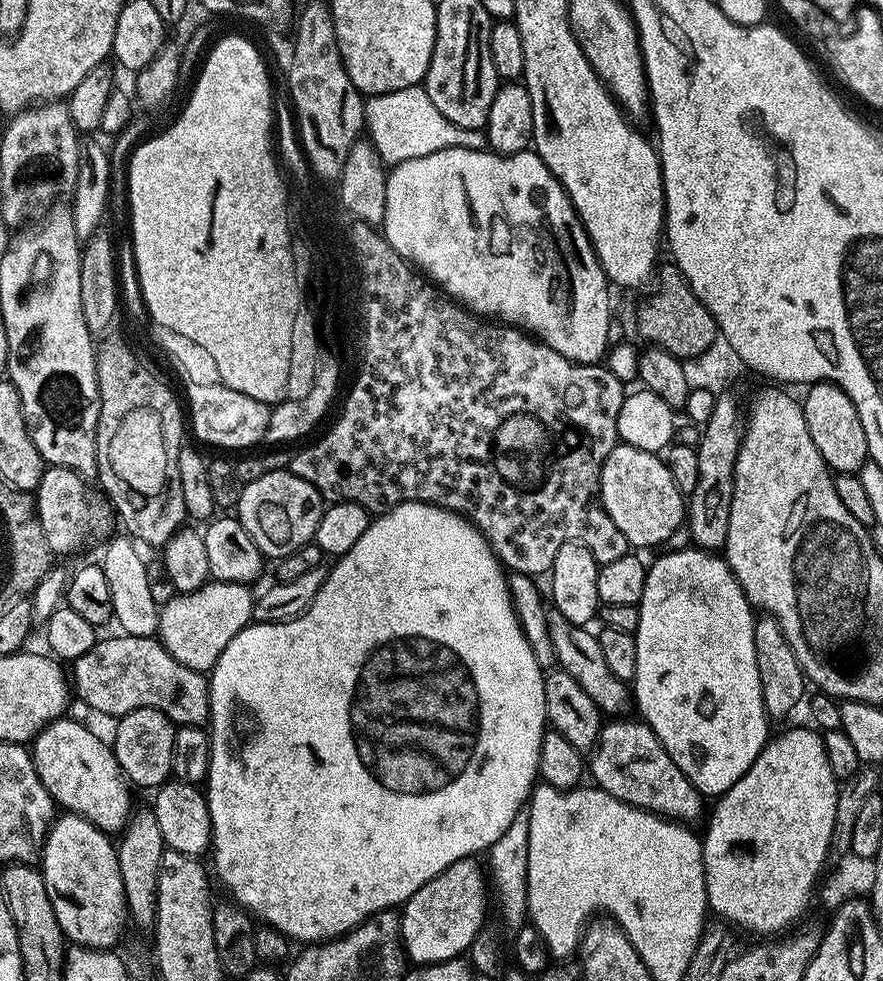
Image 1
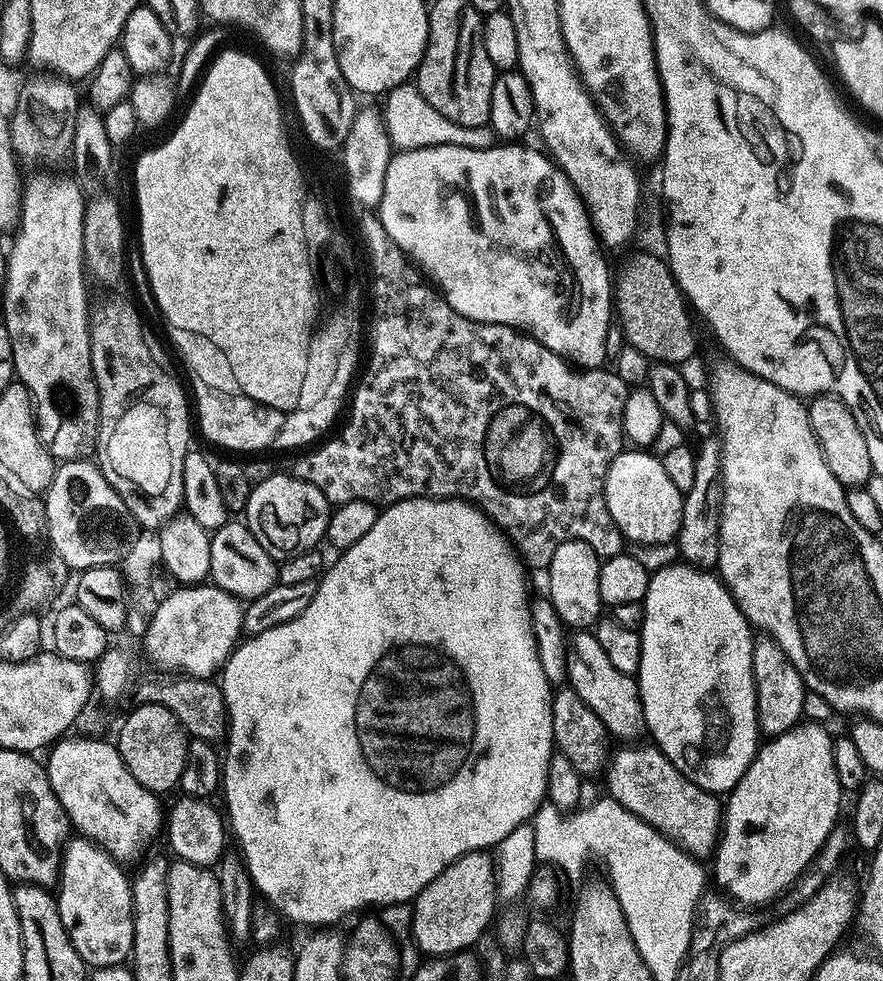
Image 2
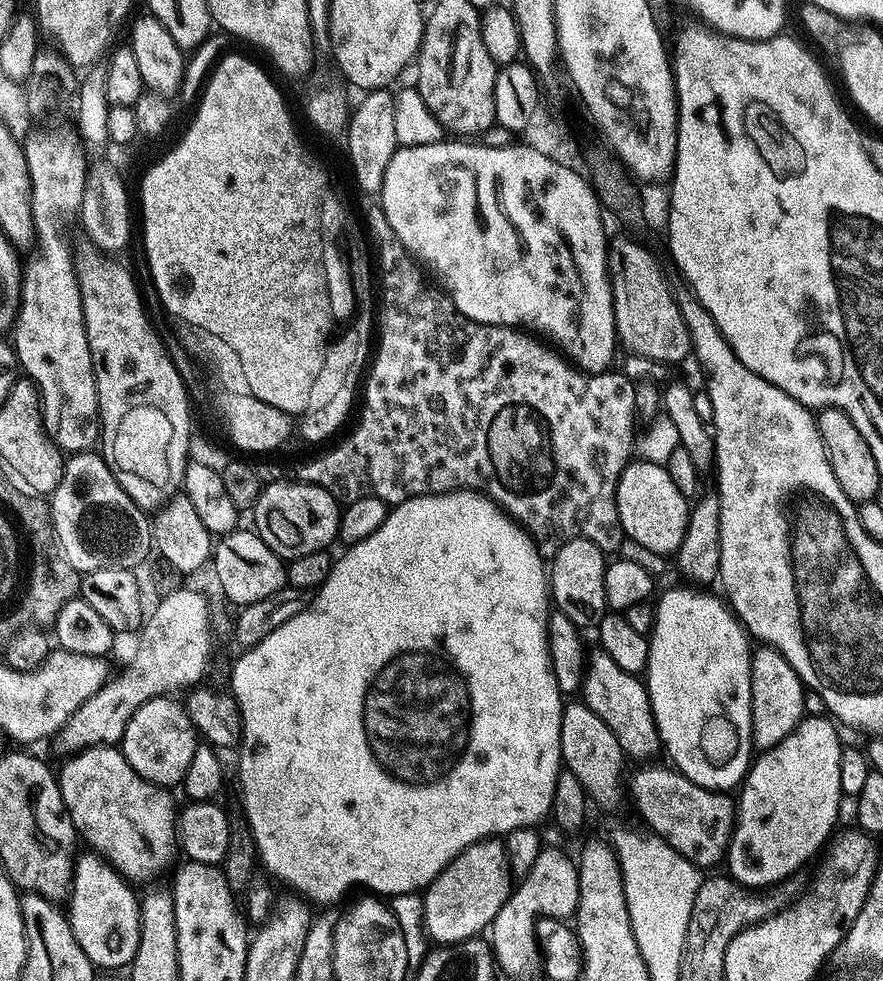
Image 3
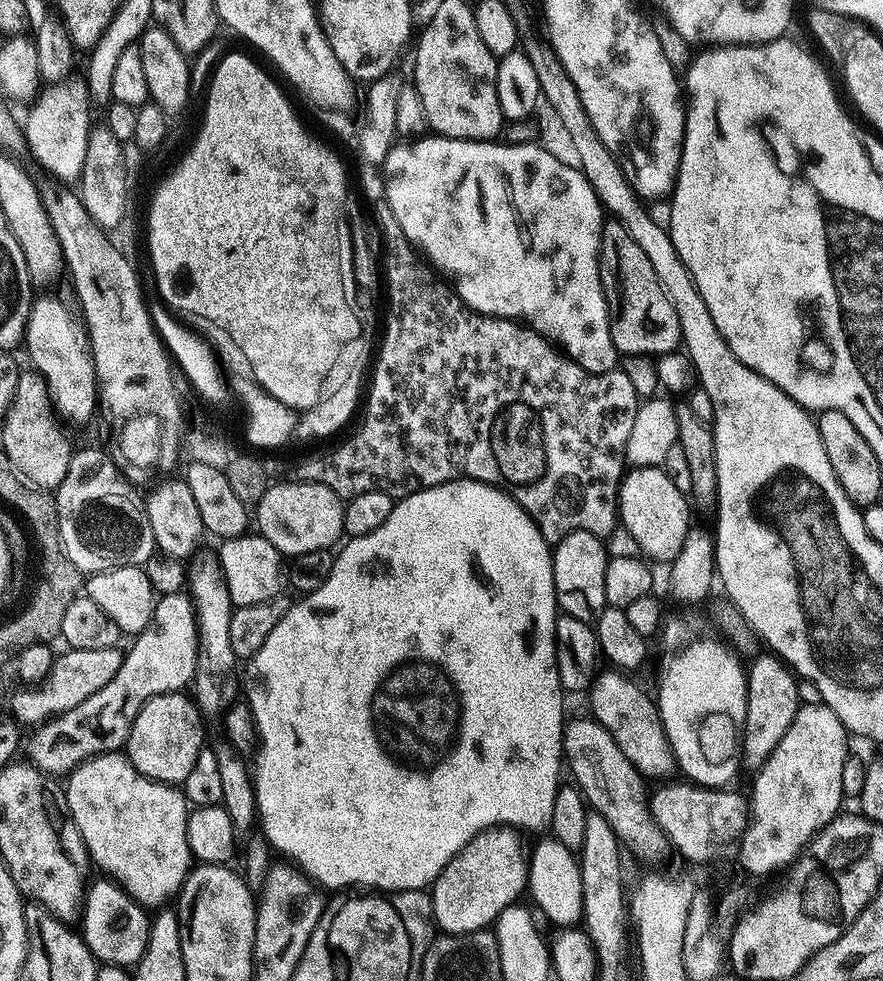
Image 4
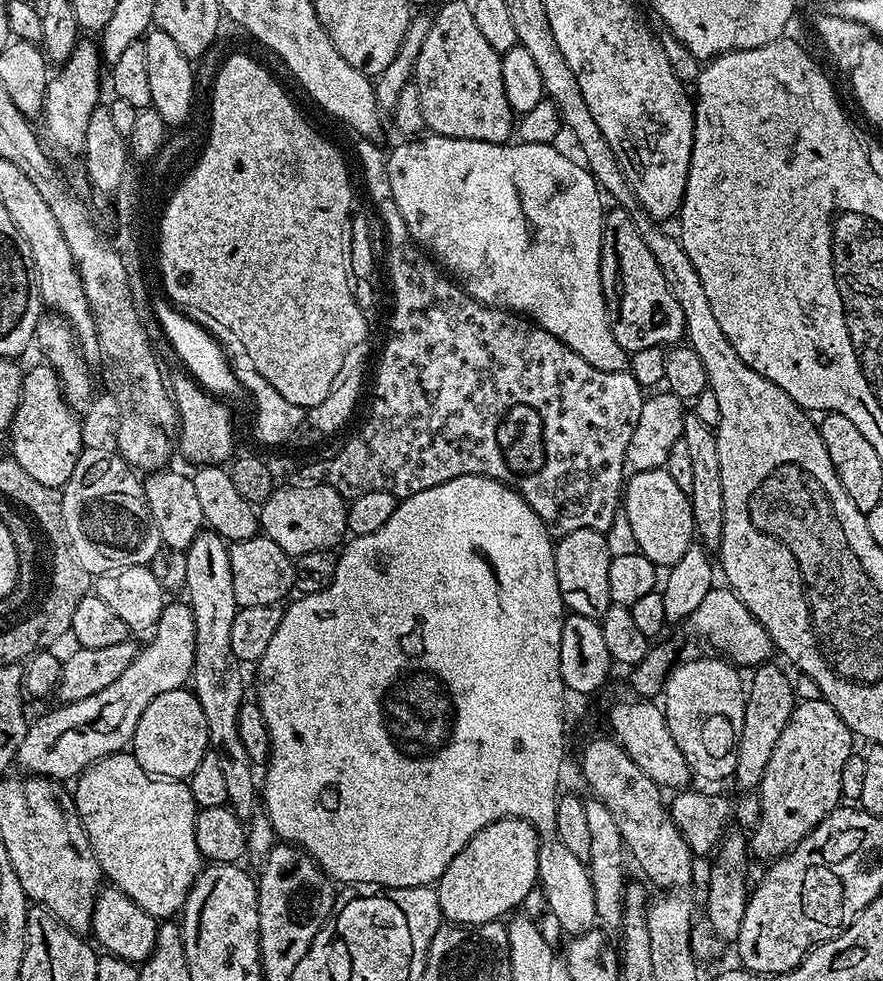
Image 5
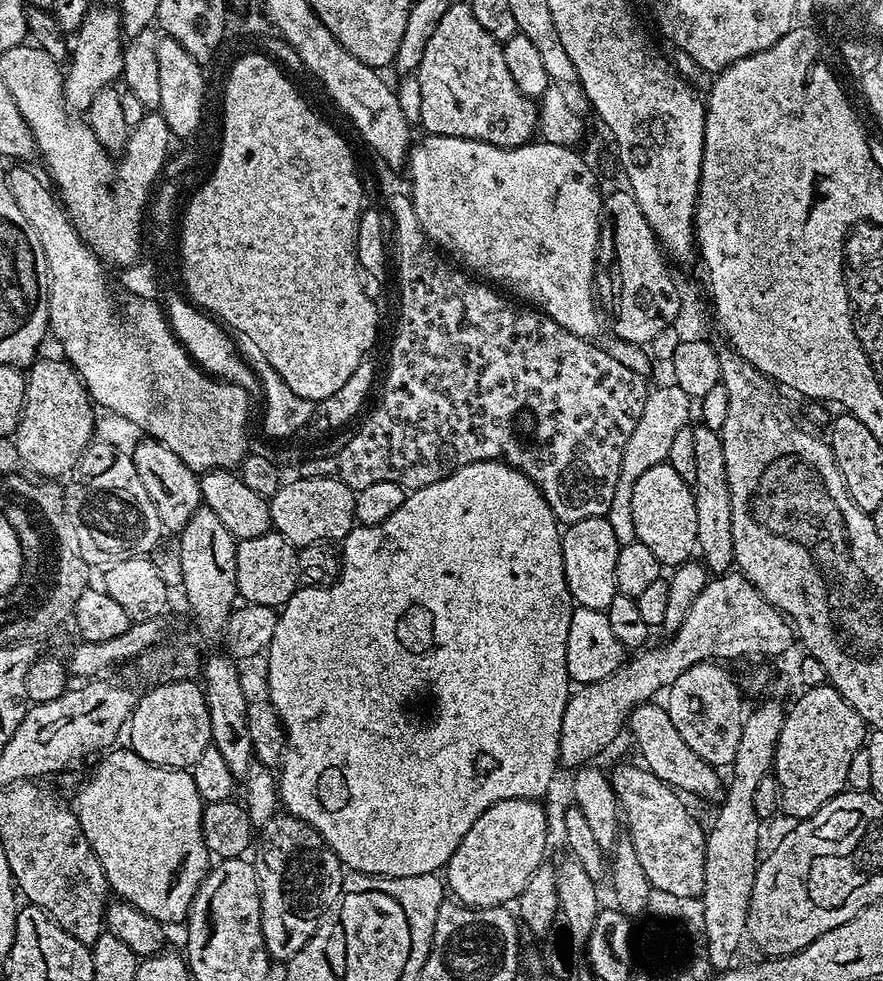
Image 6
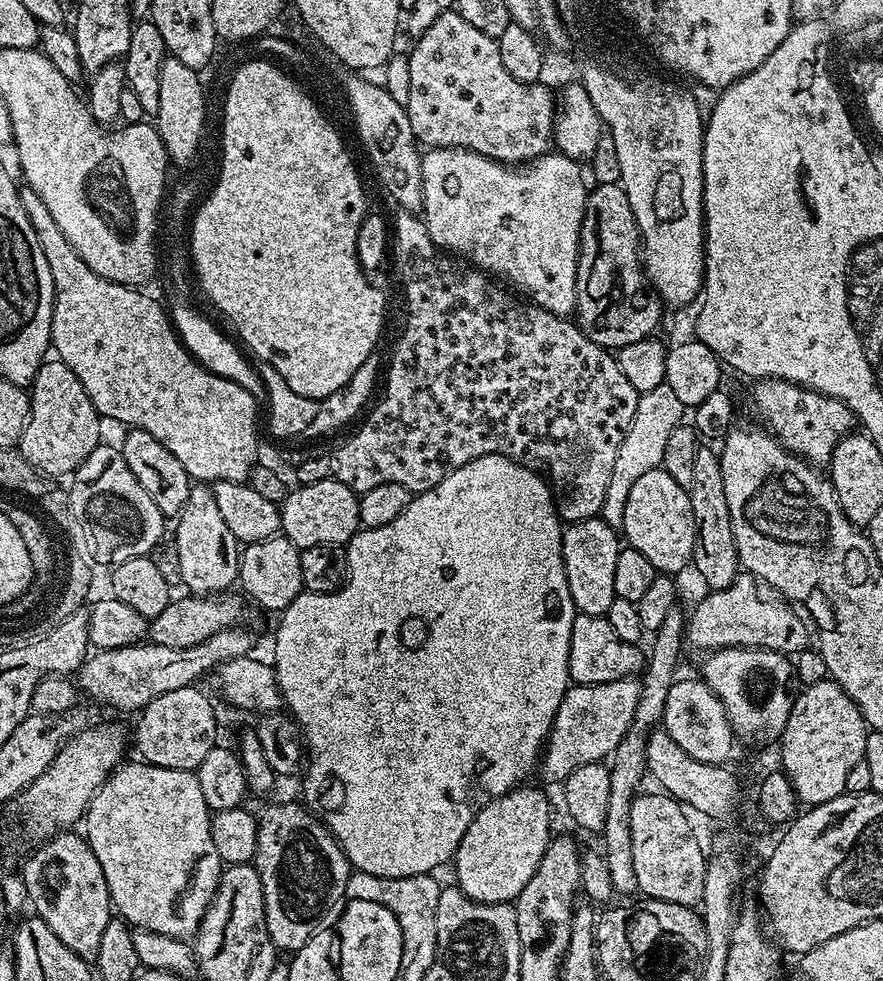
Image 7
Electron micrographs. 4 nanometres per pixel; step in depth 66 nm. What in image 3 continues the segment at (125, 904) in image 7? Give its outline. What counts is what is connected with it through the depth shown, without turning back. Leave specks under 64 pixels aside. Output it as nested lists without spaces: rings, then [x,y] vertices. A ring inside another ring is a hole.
[[[97,746],[95,748],[85,748],[72,754],[72,757],[65,762],[61,768],[58,768],[58,779],[60,782],[60,793],[64,799],[64,809],[70,814],[72,824],[76,827],[79,839],[89,844],[93,853],[99,854],[103,859],[107,860],[121,876],[129,881],[146,880],[162,868],[166,867],[172,860],[172,855],[177,855],[178,841],[176,838],[176,821],[178,819],[177,805],[172,805],[173,793],[166,788],[160,788],[157,784],[151,784],[148,780],[143,780],[137,772],[132,769],[130,762],[126,762],[123,751],[116,746]]]

